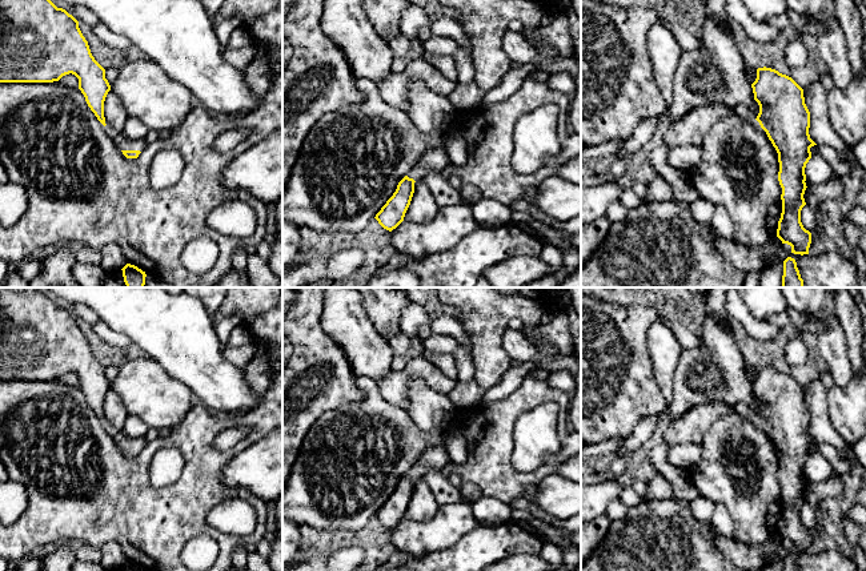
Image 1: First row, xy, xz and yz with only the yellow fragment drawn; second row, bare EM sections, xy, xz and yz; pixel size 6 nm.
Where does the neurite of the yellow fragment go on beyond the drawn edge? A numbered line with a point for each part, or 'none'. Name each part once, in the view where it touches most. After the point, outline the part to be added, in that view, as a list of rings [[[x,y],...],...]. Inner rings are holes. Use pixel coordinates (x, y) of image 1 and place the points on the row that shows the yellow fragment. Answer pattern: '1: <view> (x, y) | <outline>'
1: xy (123, 143) | [[[105,125],[107,134],[115,141],[116,146],[120,150],[140,150],[143,152],[148,145],[145,138],[141,140],[131,140],[124,132],[115,132],[112,126]]]

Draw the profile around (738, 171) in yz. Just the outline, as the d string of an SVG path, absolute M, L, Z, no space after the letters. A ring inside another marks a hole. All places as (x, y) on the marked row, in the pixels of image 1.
M731 109L701 142L702 160L691 182L698 197L723 206L737 241L765 246L777 237L782 213L778 153L759 122L739 118Z

